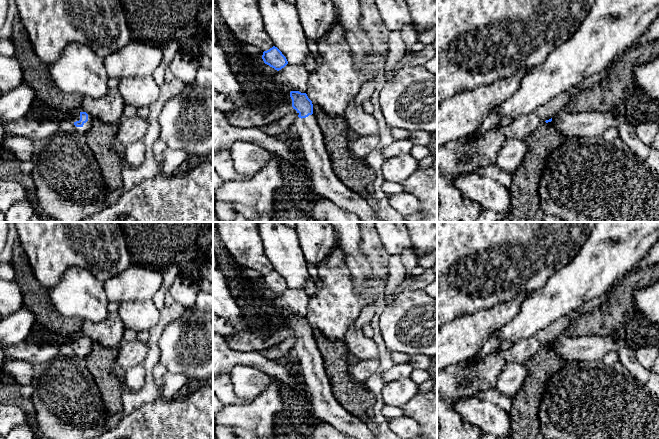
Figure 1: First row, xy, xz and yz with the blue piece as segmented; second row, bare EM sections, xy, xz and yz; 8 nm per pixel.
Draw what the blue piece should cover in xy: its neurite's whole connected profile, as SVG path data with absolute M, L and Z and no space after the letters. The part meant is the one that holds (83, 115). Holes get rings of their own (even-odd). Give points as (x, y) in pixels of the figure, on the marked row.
M80 112L72 120L74 131L85 135L91 128L93 118L89 113Z

